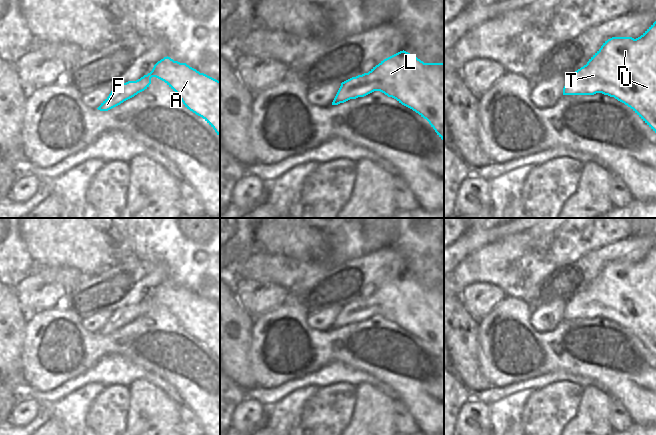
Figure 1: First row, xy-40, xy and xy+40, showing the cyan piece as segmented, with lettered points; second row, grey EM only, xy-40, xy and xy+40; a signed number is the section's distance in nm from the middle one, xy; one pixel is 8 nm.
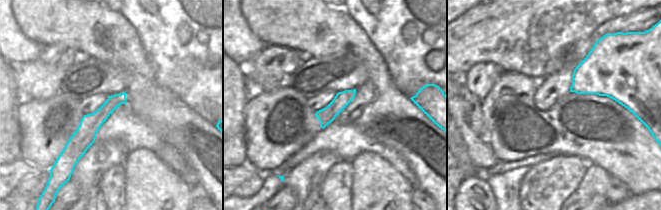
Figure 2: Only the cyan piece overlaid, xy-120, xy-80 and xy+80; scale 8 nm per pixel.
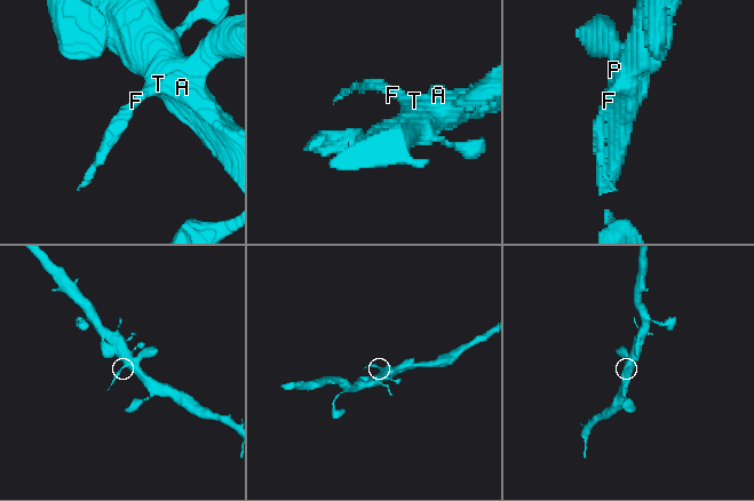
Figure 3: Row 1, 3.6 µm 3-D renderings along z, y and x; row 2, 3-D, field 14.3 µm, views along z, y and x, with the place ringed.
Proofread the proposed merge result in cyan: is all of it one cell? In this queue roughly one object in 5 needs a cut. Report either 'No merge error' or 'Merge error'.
No merge error.

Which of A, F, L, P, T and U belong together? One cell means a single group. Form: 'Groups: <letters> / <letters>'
Groups: A F L P T U.

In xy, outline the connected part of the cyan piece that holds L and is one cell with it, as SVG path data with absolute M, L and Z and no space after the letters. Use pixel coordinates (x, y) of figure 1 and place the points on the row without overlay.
M400 275L373 291L368 297L341 307L332 329L380 315L396 323L426 343L444 366L444 287L424 287L414 279Z

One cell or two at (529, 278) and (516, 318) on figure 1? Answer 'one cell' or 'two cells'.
two cells

